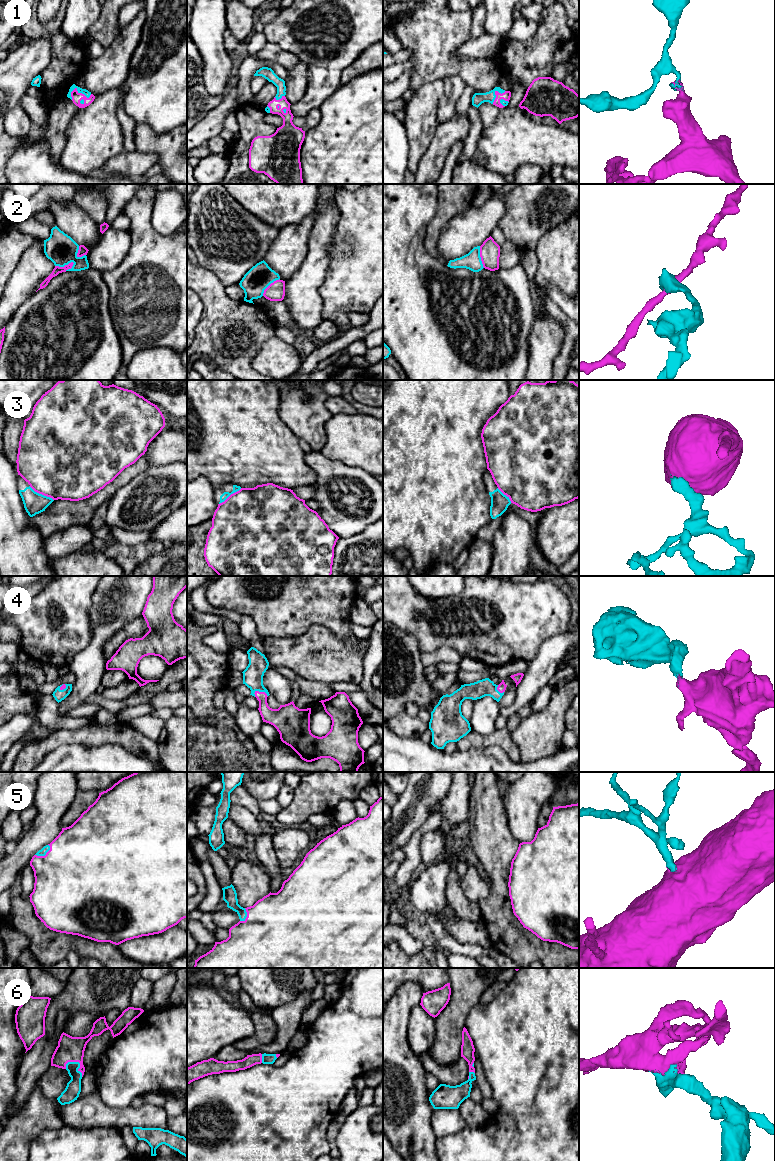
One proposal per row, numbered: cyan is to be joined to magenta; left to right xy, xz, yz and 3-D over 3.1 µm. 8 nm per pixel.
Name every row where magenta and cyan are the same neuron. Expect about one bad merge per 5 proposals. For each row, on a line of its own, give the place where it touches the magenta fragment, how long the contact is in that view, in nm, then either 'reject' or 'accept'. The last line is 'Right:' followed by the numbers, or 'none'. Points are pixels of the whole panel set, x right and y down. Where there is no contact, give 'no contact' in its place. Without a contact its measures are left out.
1: contact xy (81, 93); length 180 nm; accept
2: contact xy (65, 265); length 160 nm; reject
3: contact xy (41, 493); length 240 nm; reject
4: contact xz (261, 692); length 120 nm; accept
5: contact xy (45, 855); length 150 nm; accept
6: contact xy (79, 1062); length 170 nm; accept
Right: 1, 4, 5, 6

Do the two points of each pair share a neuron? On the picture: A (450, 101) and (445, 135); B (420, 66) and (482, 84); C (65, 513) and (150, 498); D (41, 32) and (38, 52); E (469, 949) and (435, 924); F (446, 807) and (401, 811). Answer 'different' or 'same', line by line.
A: different
B: same
C: different
D: different
E: same
F: different

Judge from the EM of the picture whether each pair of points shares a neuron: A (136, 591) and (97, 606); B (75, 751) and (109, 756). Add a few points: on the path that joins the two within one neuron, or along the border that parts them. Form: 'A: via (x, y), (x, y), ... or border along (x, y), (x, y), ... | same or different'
A: via (126, 601), (117, 610), (107, 610) | same
B: via (83, 756), (101, 756) | same

